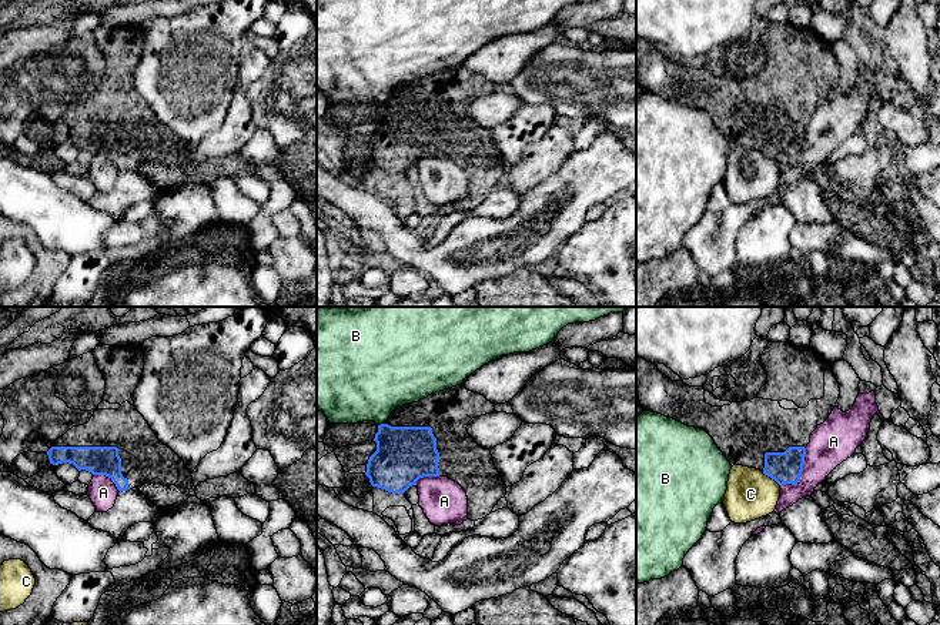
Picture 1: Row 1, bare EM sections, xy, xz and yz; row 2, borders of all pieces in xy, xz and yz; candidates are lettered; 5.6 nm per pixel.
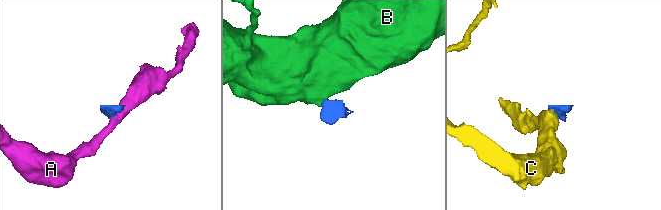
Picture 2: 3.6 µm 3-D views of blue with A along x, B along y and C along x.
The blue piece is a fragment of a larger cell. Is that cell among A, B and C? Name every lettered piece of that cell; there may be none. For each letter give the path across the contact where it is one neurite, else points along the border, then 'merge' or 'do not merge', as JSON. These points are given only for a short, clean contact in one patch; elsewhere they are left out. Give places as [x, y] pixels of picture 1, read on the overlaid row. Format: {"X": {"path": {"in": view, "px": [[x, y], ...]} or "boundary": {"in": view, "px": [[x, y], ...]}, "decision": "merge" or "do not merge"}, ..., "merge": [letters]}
{"A": {"boundary": {"in": "yz", "px": [[806, 448], [800, 478], [793, 484], [780, 485]]}, "decision": "do not merge"}, "B": {"boundary": {"in": "xz", "px": [[384, 423], [378, 425]]}, "decision": "do not merge"}, "C": {"boundary": {"in": "yz", "px": [[762, 471], [779, 485]]}, "decision": "do not merge"}, "merge": []}

